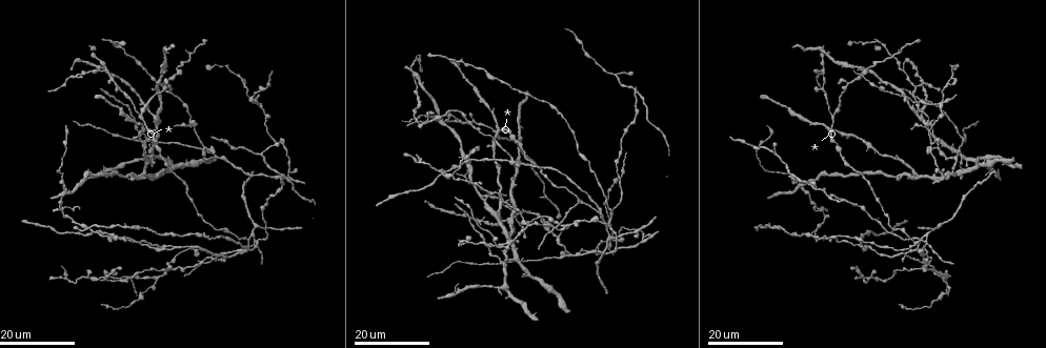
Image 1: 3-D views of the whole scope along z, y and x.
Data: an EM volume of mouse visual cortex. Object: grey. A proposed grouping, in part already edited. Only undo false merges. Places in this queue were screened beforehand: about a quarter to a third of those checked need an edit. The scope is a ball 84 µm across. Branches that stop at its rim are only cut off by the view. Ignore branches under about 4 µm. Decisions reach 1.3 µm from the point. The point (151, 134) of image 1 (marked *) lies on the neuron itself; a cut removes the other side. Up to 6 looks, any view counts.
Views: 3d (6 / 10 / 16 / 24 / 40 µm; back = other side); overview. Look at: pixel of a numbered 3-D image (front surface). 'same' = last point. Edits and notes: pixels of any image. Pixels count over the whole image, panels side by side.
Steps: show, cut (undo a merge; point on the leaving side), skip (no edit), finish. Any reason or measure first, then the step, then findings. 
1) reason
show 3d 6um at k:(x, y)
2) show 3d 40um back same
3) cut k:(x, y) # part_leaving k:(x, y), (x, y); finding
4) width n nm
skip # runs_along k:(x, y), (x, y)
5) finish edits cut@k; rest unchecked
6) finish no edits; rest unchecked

four-way junction
show 3d 24um at 1:(923, 240)

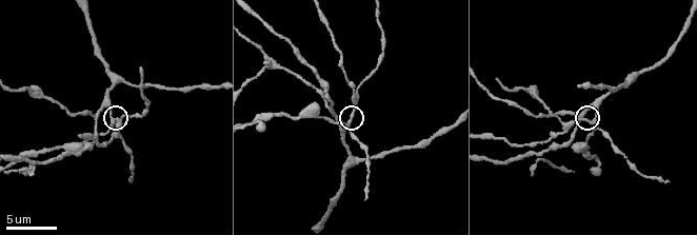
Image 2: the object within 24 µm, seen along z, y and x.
closer look
show 3d 10um at 2:(591, 121)

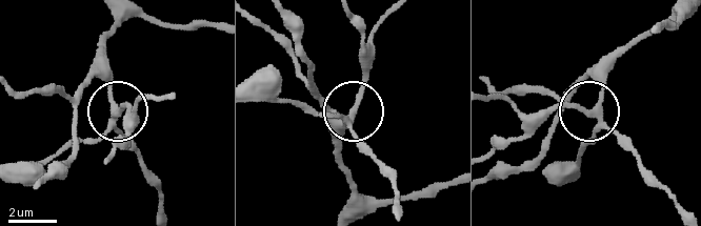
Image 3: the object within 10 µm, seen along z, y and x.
skip # runs_along 3:(19, 90), (107, 84), (112, 121), (69, 148); continuous, no second neuron

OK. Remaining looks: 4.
four arms meet
show 3d 16um at 1:(930, 264)

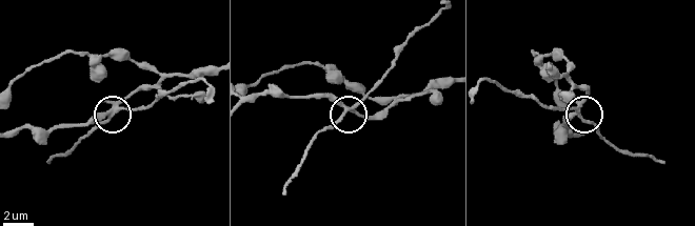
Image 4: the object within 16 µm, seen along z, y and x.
closer look
show 3d 6um at 4:(118, 108)

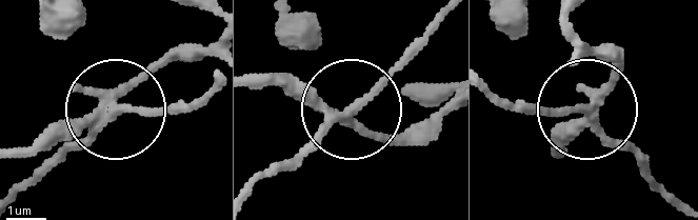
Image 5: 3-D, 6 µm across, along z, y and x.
arms 4
cut 5:(305, 154) # part_leaving 5:(341, 112), (439, 11); two neurons meet here

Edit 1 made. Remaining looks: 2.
finish edits cut@5; rest unchecked

